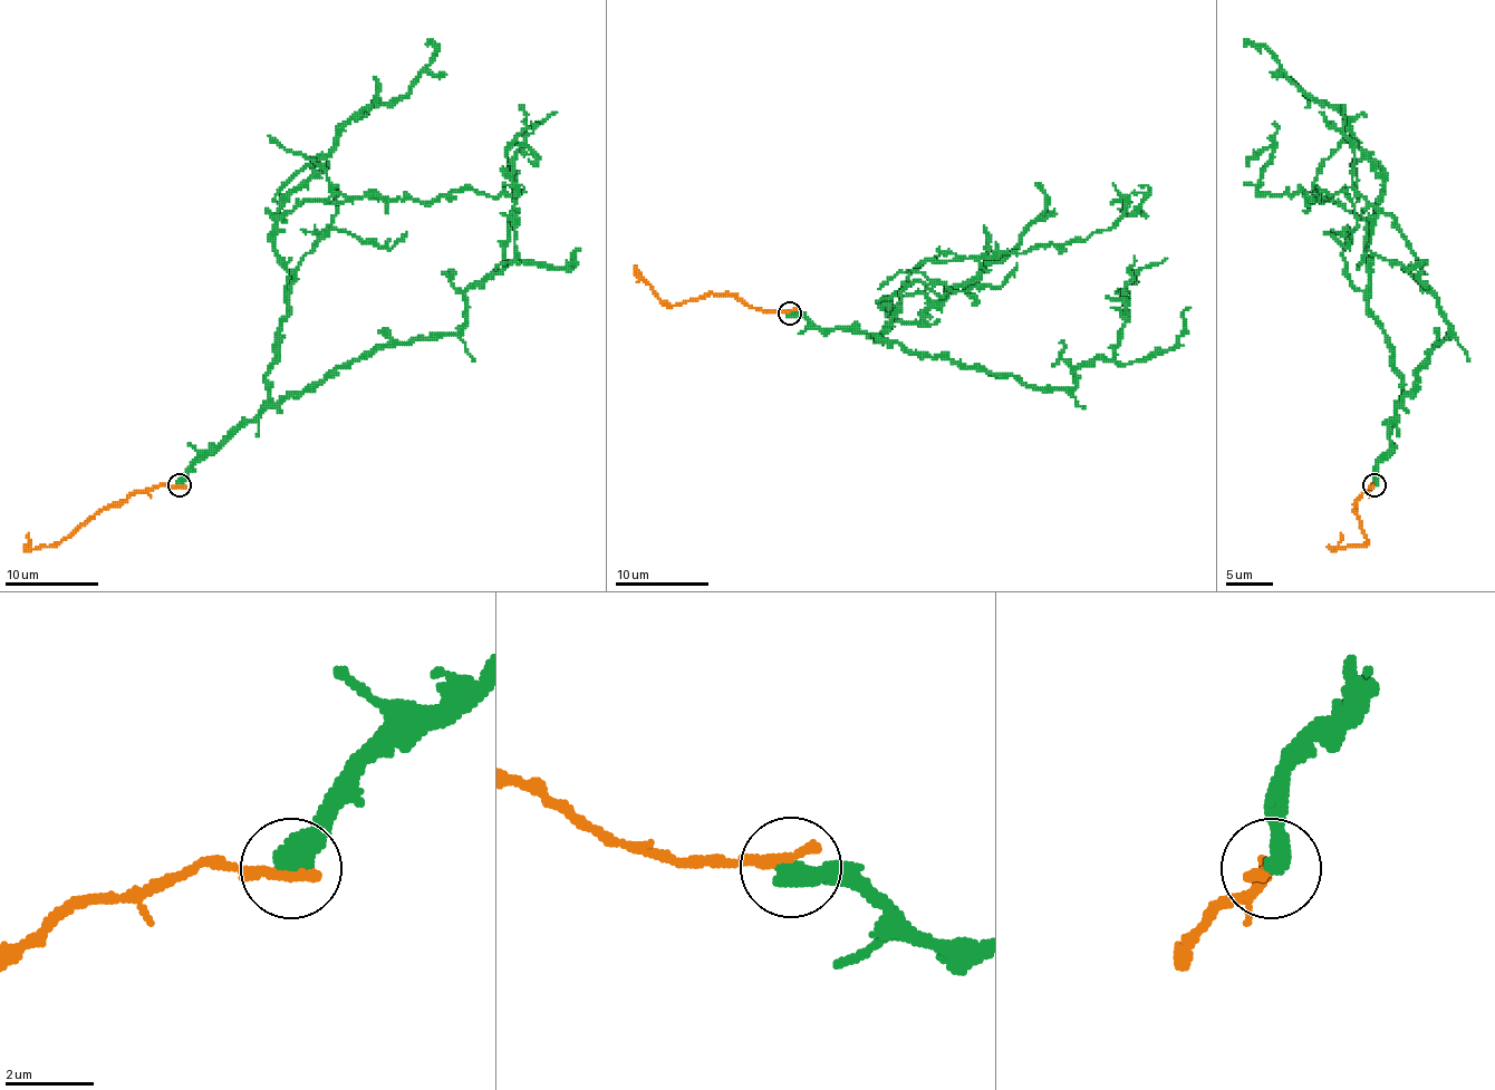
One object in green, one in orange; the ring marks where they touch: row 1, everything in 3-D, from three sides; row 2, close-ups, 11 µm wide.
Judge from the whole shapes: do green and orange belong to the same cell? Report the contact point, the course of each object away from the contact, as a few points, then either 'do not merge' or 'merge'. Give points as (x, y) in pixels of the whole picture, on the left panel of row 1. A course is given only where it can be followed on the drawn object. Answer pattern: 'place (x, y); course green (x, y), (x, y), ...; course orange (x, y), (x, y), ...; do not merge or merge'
place (180, 485); course green (179, 485), (268, 398), (289, 307), (275, 222), (304, 201), (512, 194), (512, 162), (527, 147), (529, 158); course orange (179, 485), (146, 488), (98, 509), (47, 547), (32, 549), (28, 532); do not merge

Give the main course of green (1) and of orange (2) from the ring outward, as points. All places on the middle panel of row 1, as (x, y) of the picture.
1: (789, 312), (878, 340), (927, 260), (1084, 242), (1125, 195), (1137, 209), (1139, 185)
2: (789, 312), (756, 310), (735, 296), (709, 293), (672, 305), (643, 279), (638, 279)

